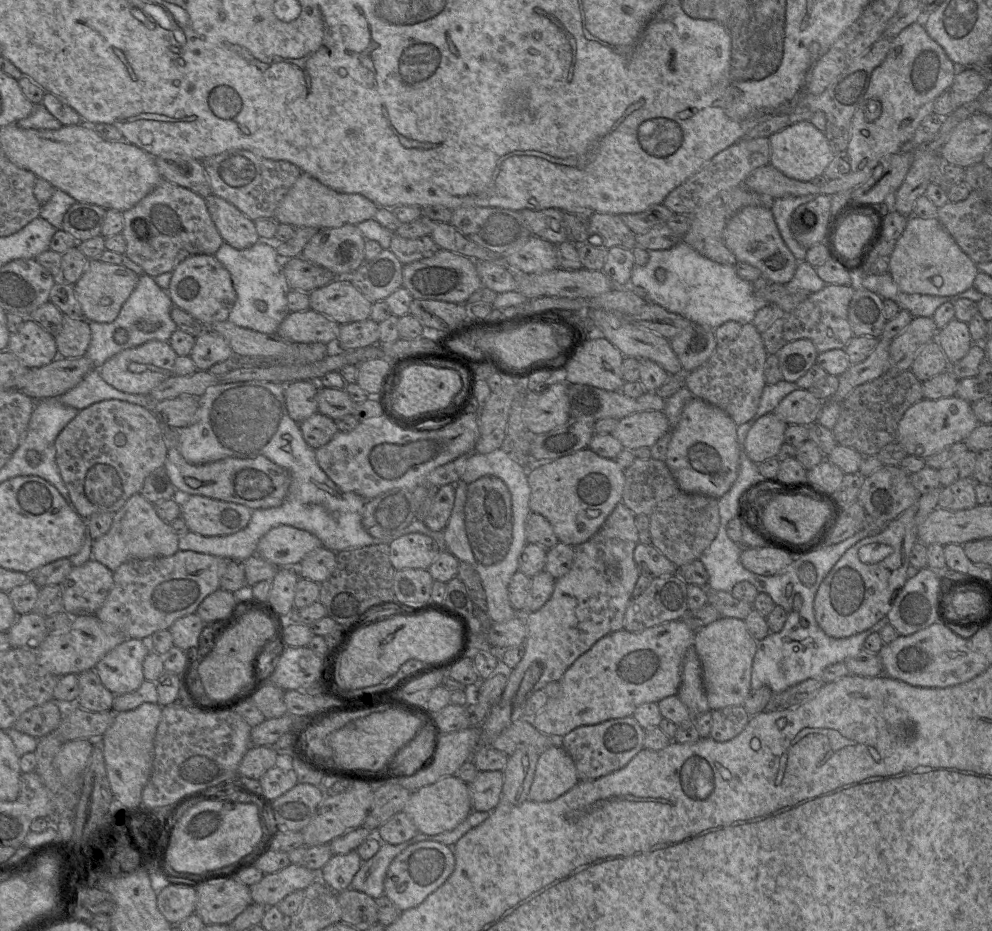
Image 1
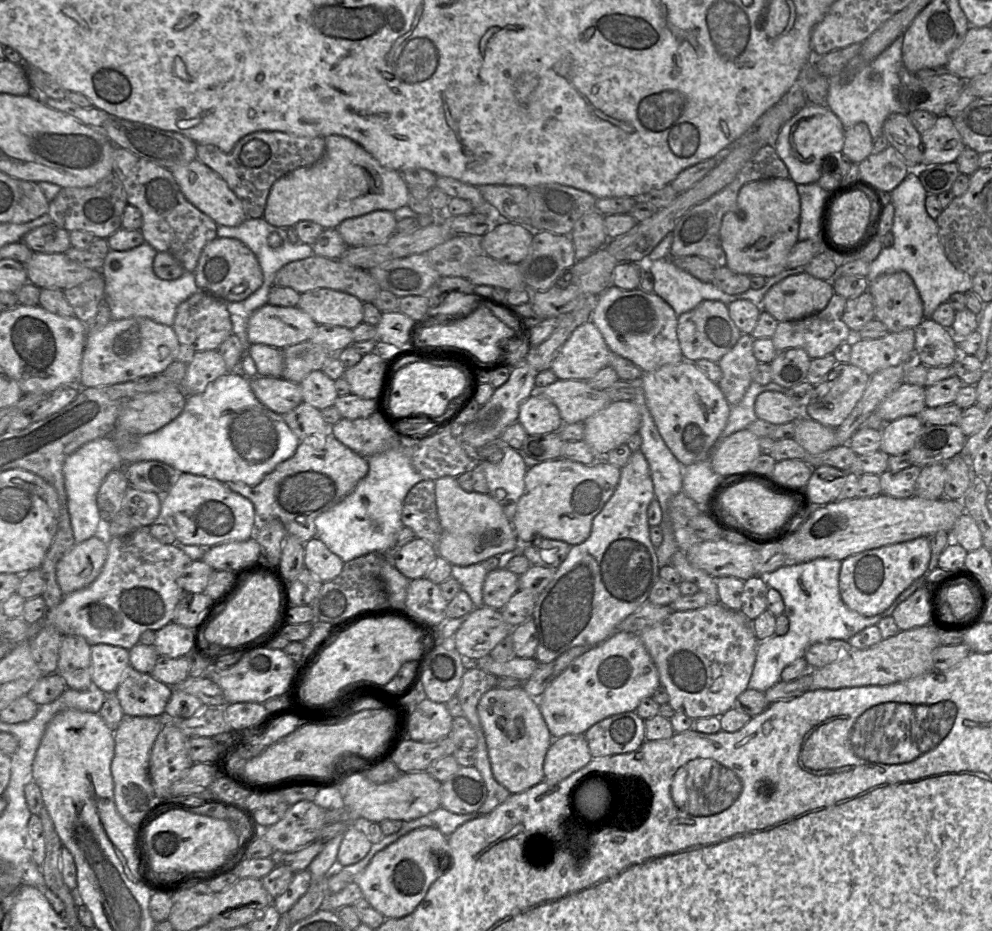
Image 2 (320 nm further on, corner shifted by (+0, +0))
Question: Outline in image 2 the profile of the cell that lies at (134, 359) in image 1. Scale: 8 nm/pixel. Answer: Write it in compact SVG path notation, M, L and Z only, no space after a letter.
M140 317L110 320L85 340L78 385L80 388L94 388L162 374L177 360L179 346L180 342L172 326Z

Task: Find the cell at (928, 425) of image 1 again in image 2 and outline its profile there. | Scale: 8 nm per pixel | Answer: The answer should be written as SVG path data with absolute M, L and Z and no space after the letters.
M904 416L883 425L880 450L888 455L906 454L923 427L918 416Z

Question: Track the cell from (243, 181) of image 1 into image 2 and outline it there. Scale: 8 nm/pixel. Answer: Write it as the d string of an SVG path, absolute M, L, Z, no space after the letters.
M257 131L241 138L229 152L197 144L197 158L218 173L241 200L248 218L261 218L272 185L289 172L318 162L325 153L321 136L302 137L280 131Z

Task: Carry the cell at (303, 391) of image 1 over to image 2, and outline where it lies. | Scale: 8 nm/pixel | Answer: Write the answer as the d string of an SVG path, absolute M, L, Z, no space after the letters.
M256 376L250 379L250 385L259 401L275 413L286 414L303 403L298 383L283 378Z

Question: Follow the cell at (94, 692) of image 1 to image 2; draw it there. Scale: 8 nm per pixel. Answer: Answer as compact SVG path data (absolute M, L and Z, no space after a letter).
M75 635L62 637L57 672L67 688L85 690L92 684L91 645L85 638Z

